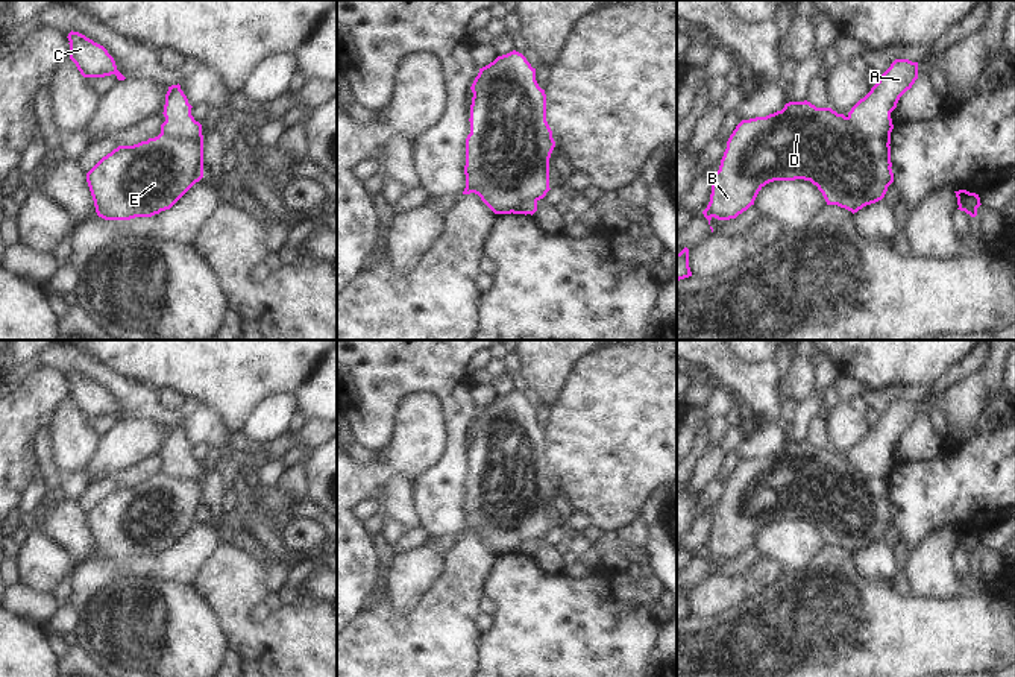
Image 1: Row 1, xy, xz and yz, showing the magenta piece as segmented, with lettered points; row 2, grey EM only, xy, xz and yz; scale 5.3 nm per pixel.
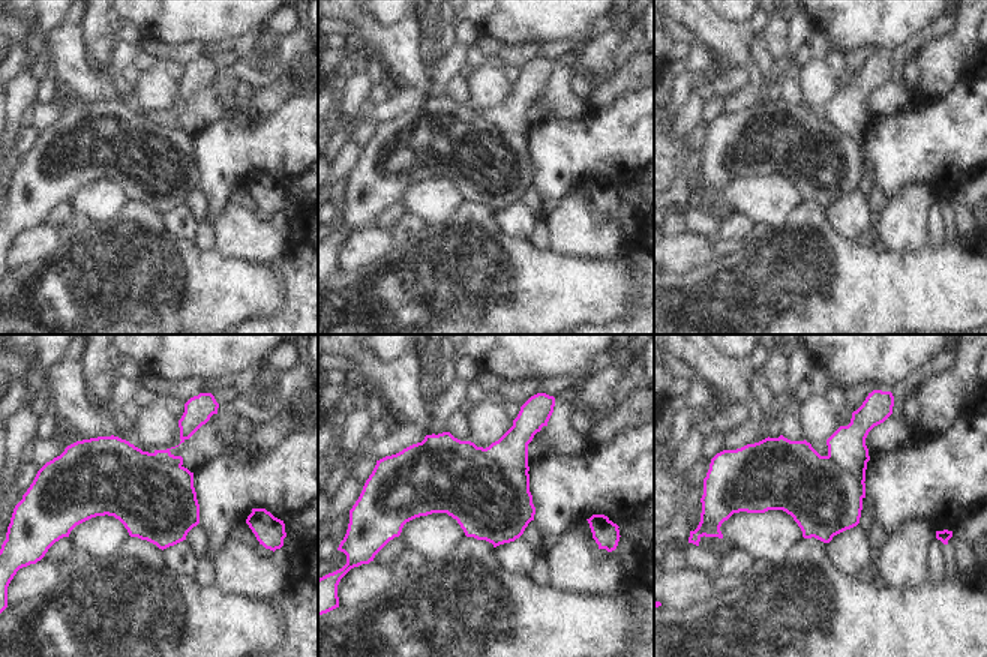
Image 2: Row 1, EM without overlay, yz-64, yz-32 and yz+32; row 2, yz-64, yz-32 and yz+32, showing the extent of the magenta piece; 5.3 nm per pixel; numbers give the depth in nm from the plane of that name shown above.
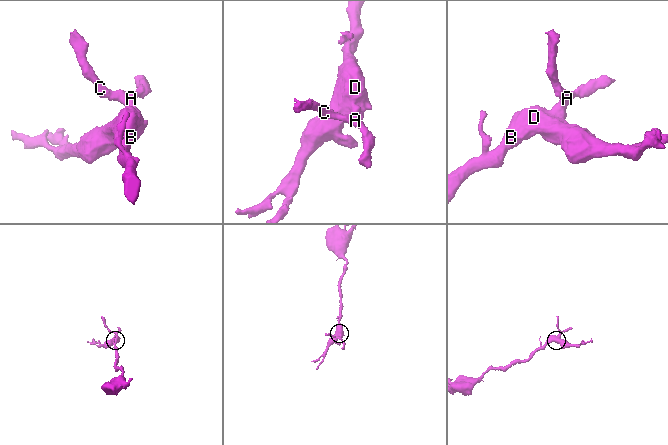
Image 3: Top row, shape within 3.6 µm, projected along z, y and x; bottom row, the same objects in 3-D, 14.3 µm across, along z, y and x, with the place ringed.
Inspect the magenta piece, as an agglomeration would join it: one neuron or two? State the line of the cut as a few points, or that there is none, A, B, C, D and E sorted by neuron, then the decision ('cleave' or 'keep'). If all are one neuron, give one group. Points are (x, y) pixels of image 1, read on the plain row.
cut in yz along (845, 457), (864, 474), (888, 484); A C / B D E; cleave

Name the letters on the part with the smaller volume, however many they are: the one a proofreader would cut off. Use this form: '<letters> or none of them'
A, C

